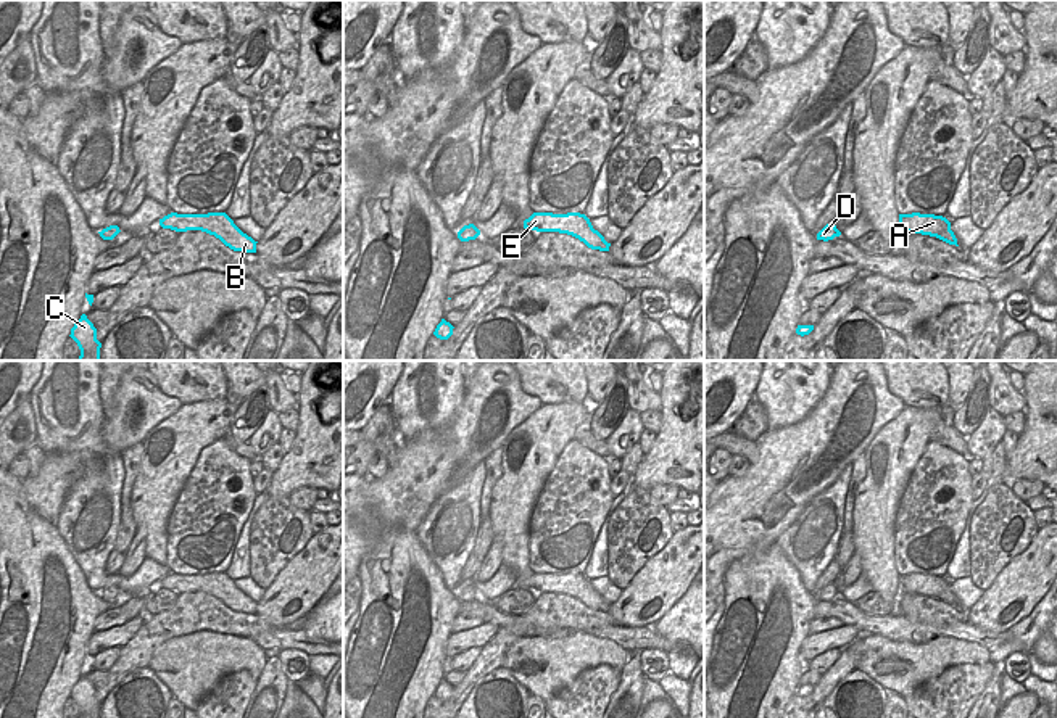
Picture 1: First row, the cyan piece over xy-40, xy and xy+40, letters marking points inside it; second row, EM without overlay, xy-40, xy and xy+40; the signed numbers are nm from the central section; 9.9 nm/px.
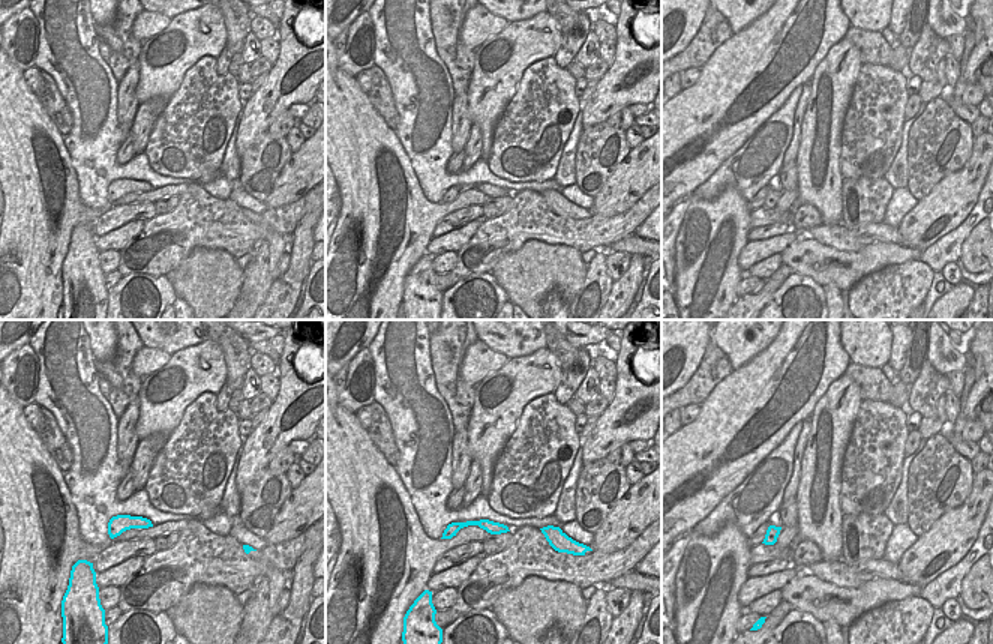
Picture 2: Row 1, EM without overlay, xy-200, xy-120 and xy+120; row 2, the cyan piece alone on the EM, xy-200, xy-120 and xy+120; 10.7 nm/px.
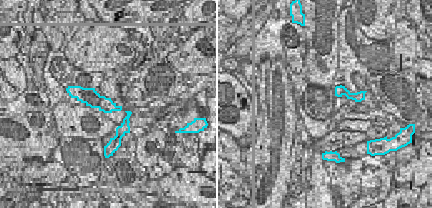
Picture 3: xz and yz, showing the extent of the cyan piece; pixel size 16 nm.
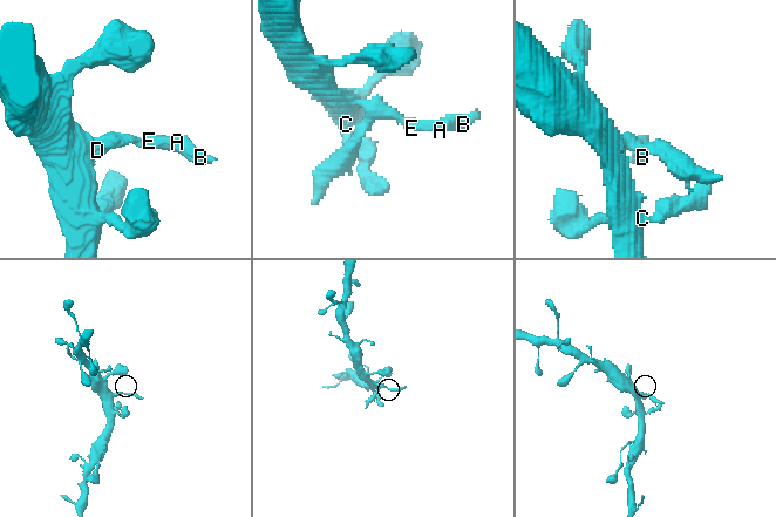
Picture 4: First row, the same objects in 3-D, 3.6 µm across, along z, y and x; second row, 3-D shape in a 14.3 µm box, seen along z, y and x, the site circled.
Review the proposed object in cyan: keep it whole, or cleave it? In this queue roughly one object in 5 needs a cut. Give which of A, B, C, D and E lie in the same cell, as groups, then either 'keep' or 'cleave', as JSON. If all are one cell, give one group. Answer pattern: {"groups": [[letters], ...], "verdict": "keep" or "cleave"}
{"groups": [["A", "B", "C", "D", "E"]], "verdict": "keep"}

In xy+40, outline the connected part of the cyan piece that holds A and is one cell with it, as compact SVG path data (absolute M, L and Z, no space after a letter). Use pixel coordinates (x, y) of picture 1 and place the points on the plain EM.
M920 573L899 575L899 586L902 592L936 597L949 605L959 607L957 599L951 591L951 583L943 576Z

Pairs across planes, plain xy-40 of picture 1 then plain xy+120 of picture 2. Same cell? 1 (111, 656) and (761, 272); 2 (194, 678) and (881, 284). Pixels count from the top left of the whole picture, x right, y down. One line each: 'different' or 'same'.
1: same
2: different

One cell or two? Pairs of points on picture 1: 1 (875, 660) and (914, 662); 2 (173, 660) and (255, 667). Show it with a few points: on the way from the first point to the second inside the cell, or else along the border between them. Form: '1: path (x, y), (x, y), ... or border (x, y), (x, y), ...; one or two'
1: path (885, 662), (904, 664); one
2: path (194, 660), (234, 660); one

